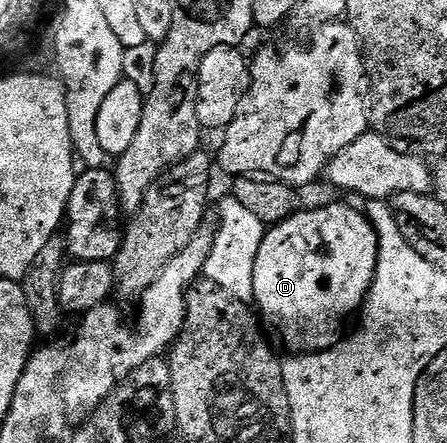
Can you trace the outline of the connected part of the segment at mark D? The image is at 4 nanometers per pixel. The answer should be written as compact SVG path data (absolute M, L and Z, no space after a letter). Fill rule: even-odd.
M322 205L319 209L310 209L299 211L287 221L282 221L278 225L267 228L265 237L260 243L259 255L256 256L255 263L255 291L253 300L256 302L257 308L263 314L267 313L272 320L278 321L278 329L282 332L282 337L286 340L286 345L290 349L299 349L299 354L321 353L323 349L332 349L338 344L343 336L342 324L349 319L350 316L357 314L361 310L366 294L370 291L370 284L374 282L374 272L378 266L378 233L374 230L374 224L370 222L370 218L366 216L361 208L353 209L350 205Z

